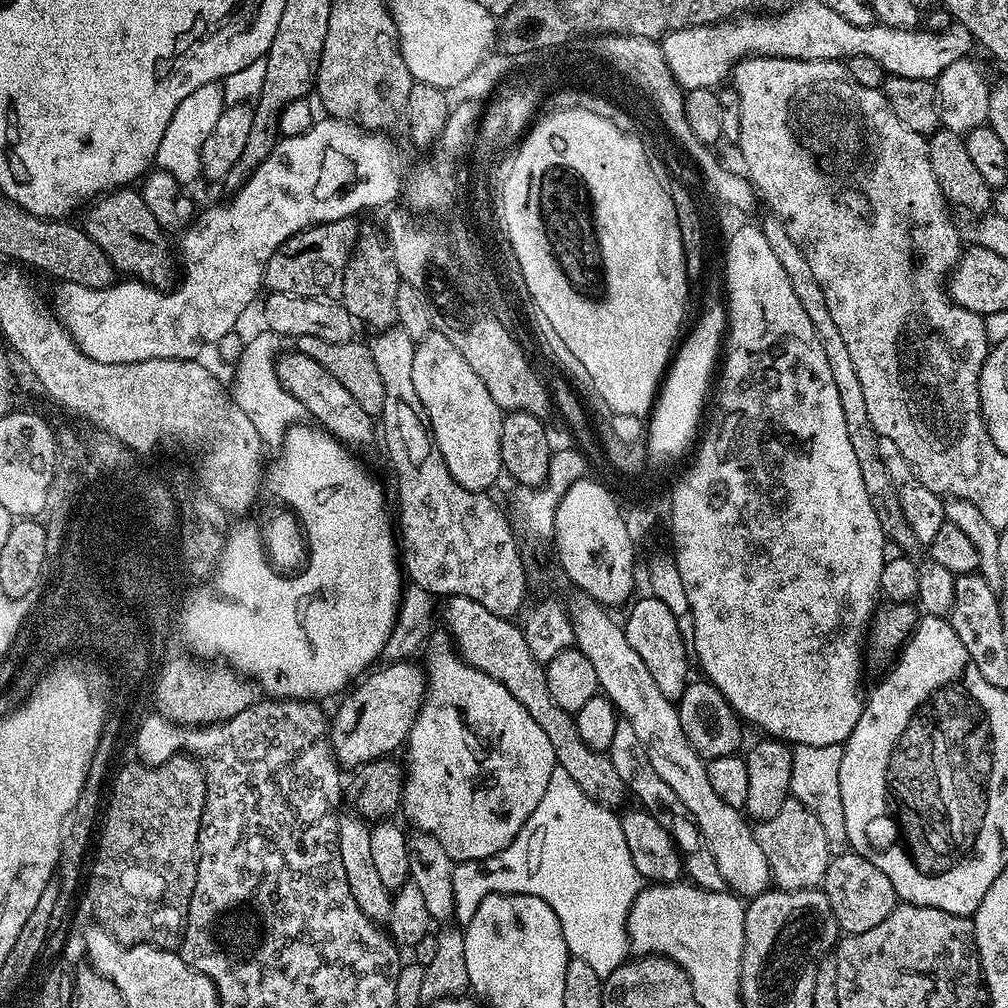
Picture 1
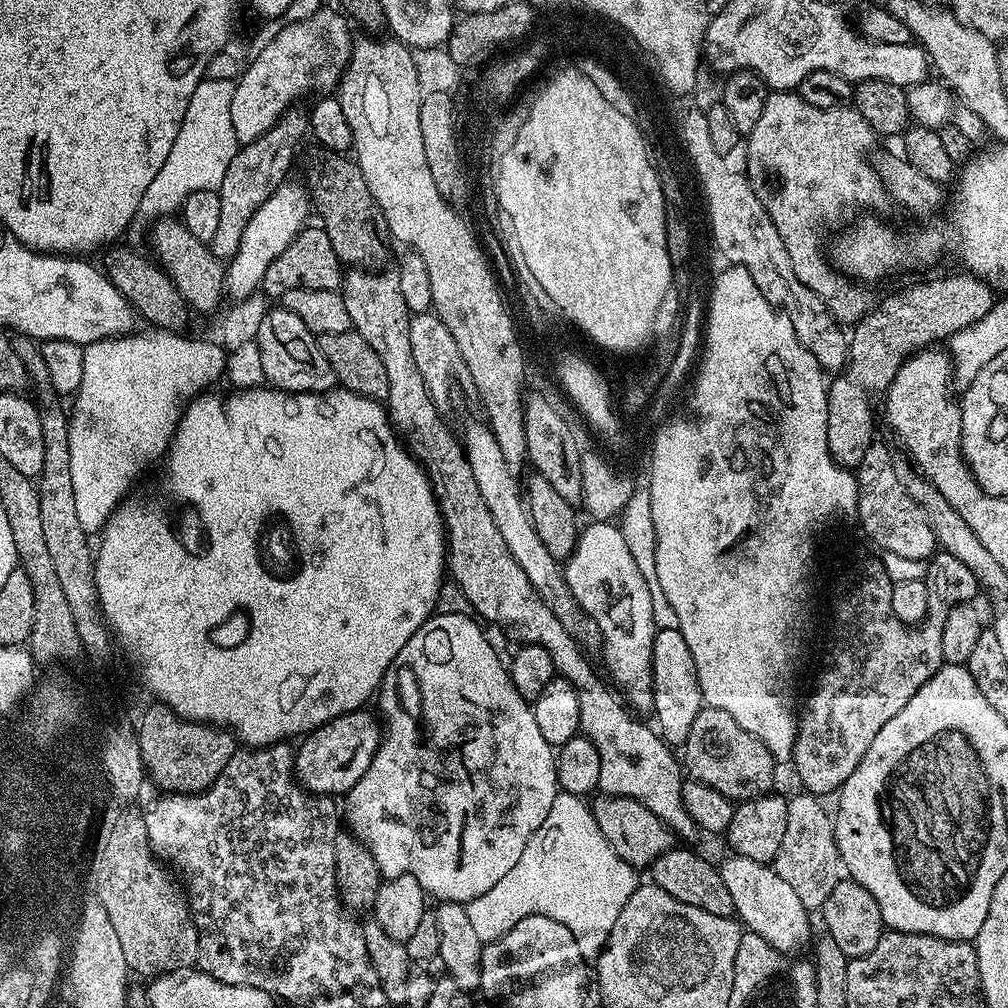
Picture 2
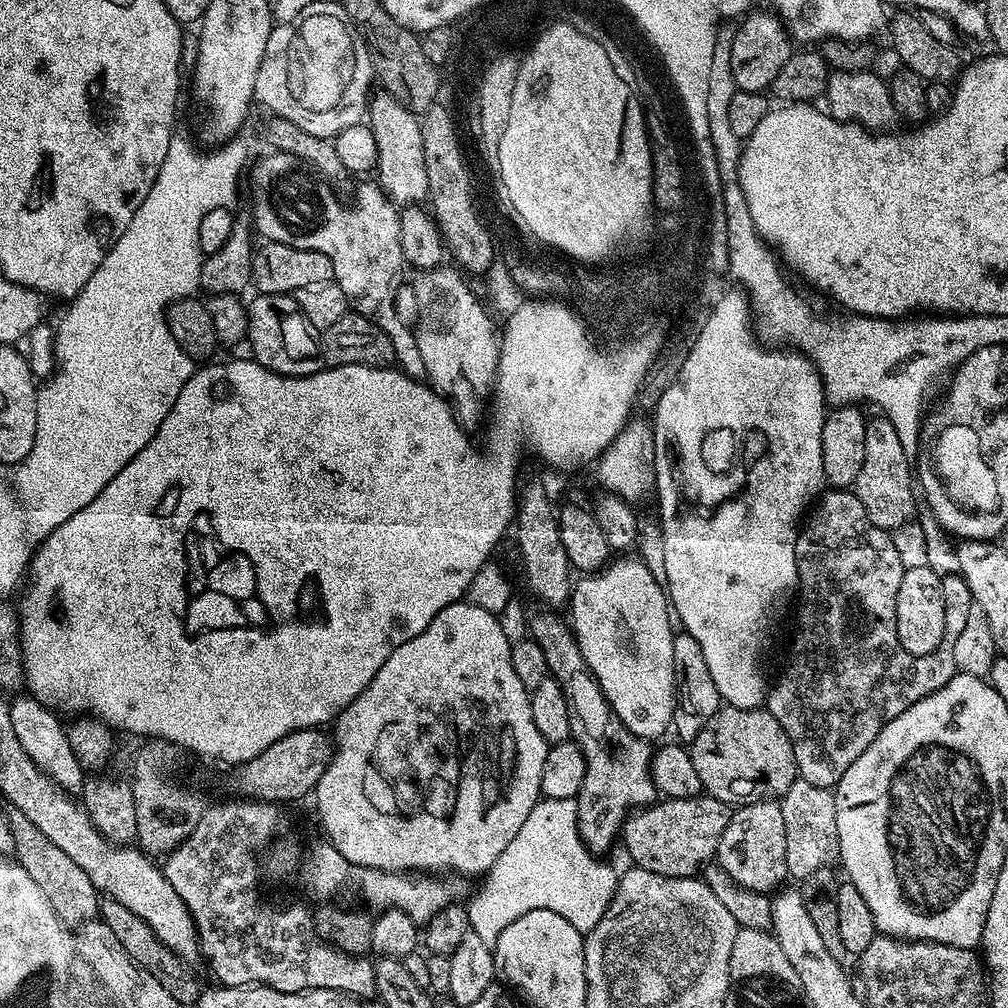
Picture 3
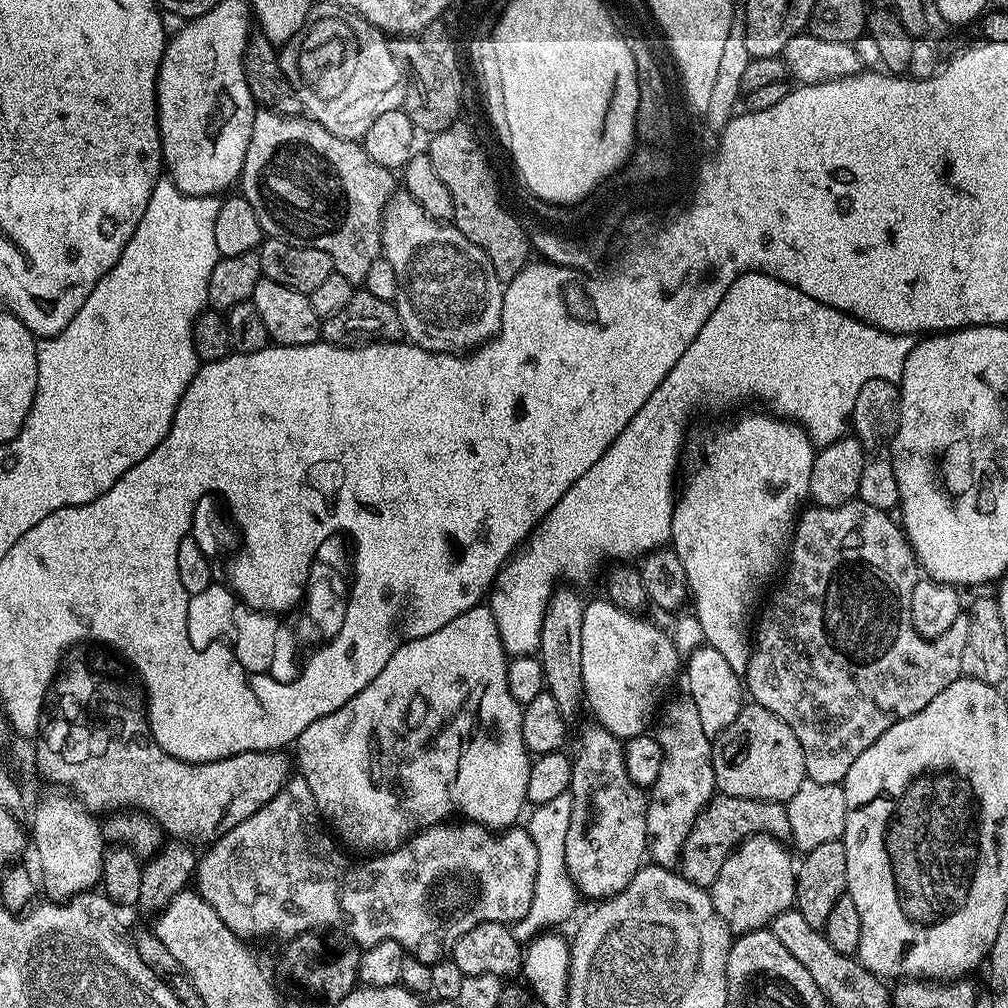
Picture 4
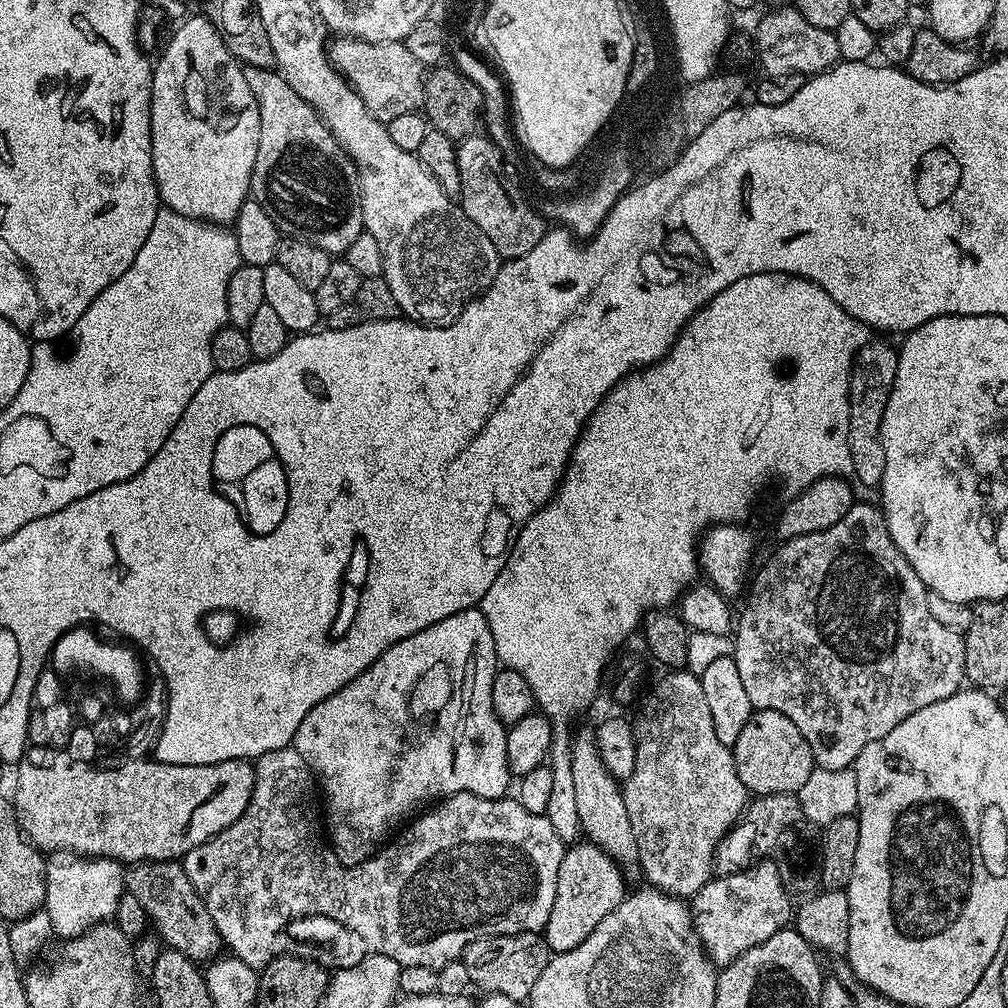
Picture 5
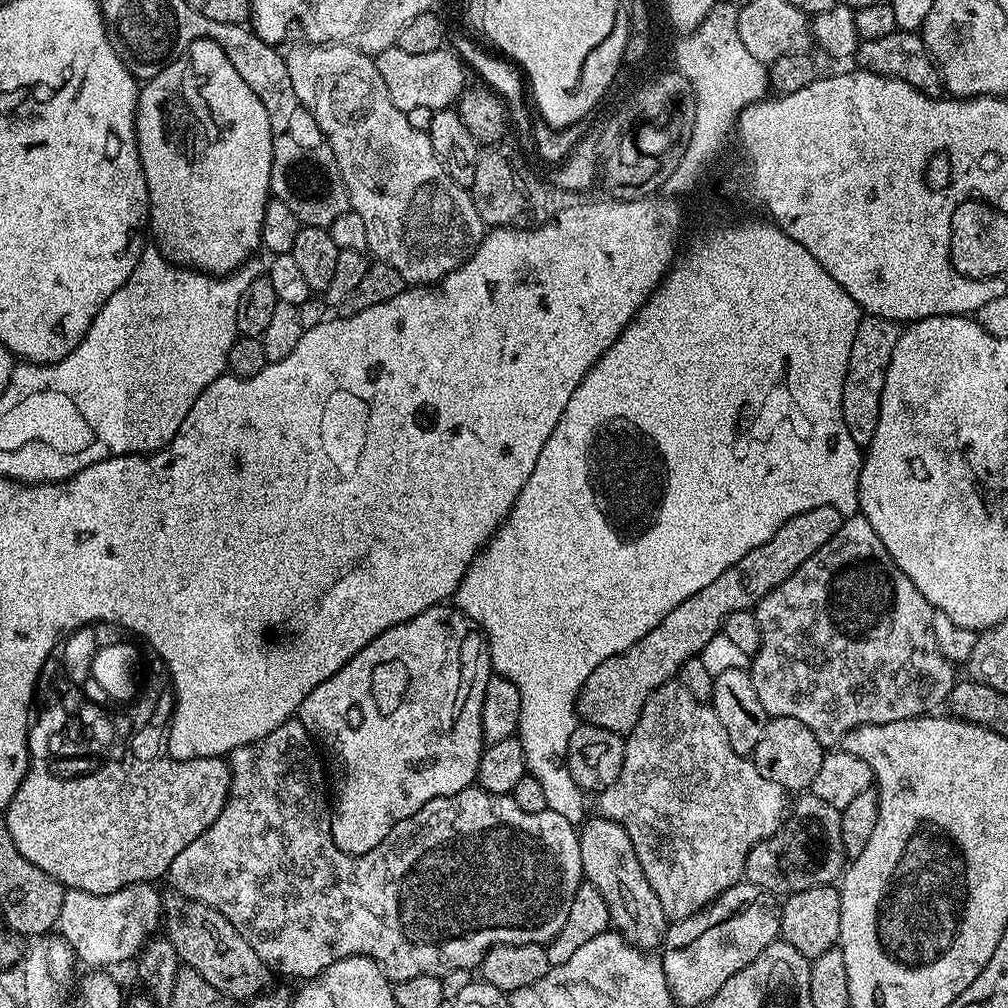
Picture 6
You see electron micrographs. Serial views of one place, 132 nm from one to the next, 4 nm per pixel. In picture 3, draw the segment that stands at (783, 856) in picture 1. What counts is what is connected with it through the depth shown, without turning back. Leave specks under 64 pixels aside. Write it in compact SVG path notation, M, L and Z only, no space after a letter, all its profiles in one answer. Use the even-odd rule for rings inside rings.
M796 779L780 800L786 825L786 864L789 877L807 880L818 869L829 867L839 857L836 797L827 788Z

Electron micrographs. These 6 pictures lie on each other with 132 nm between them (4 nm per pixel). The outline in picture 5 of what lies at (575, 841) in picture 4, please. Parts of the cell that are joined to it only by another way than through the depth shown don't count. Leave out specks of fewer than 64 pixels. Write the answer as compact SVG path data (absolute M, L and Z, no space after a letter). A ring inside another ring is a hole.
M591 842L580 843L573 843L565 851L562 866L558 866L558 894L542 933L553 953L574 950L578 942L586 942L594 926L598 926L598 922L602 922L602 918L606 918L610 910L618 907L626 895L626 876L621 866L598 845Z

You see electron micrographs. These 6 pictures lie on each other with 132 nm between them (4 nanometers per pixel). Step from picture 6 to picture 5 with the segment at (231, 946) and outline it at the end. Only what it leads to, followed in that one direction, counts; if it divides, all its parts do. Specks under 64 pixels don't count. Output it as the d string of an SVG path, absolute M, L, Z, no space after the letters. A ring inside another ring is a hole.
M141 861L125 871L124 884L126 891L142 902L156 935L167 947L197 962L211 962L221 955L225 942L214 926L214 918L210 918L210 910L206 910L198 890L194 890L190 878L186 877L183 863Z

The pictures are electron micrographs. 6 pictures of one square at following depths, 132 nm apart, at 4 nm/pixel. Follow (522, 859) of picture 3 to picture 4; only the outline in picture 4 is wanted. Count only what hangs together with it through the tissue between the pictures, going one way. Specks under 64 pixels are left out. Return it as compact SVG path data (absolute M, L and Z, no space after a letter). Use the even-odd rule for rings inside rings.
M571 791L558 794L551 802L542 802L531 809L532 817L526 821L526 827L534 846L538 850L538 868L534 882L534 898L530 910L519 921L521 933L536 934L541 930L552 930L555 924L564 924L576 912L578 893L570 874L566 870L566 829L570 826Z

